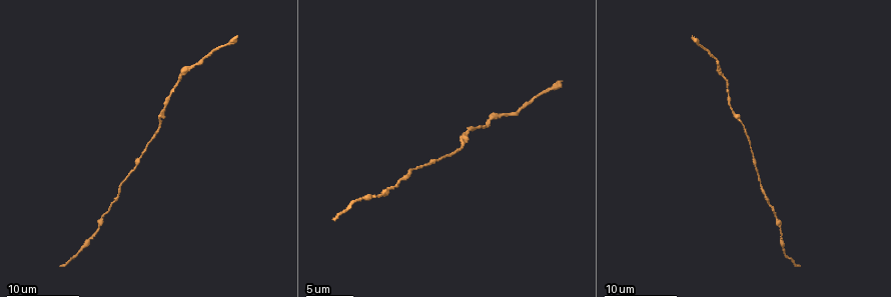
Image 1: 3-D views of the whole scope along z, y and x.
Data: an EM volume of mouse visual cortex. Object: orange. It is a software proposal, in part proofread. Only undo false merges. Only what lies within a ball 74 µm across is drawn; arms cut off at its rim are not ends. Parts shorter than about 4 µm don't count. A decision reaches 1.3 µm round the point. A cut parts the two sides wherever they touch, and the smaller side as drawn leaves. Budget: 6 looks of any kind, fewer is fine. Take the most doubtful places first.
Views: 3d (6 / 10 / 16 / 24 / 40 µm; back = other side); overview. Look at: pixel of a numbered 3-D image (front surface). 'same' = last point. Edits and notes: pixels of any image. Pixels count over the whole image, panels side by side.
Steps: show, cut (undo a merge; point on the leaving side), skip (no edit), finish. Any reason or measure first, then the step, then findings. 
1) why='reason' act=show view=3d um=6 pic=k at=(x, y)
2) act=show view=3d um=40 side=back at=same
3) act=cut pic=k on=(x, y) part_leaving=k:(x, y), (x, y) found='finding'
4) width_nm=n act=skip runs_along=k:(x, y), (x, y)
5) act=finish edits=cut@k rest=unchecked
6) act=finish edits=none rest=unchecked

why='sudden change in width' act=show view=3d um=6 pic=1 at=(134, 169)

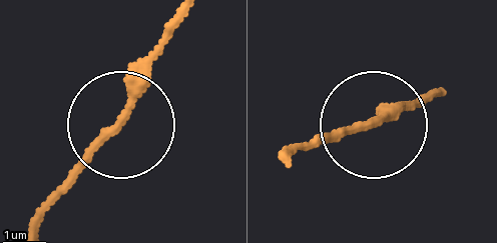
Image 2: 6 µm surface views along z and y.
act=show view=3d um=6 side=back pic=2 at=(117, 124)

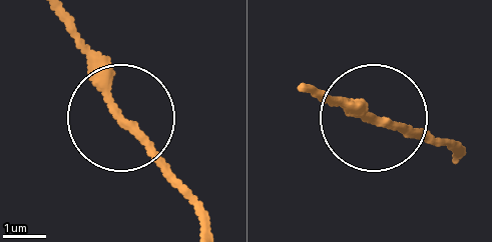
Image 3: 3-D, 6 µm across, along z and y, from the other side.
act=skip found='one cell here'

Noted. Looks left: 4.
why='thick turns thin' act=show view=3d um=10 pic=1 at=(729, 93)

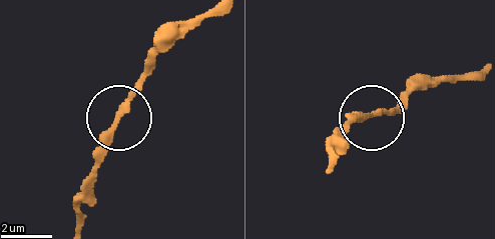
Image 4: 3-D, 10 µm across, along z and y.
act=show view=3d um=10 side=back pic=4 at=(116, 118)

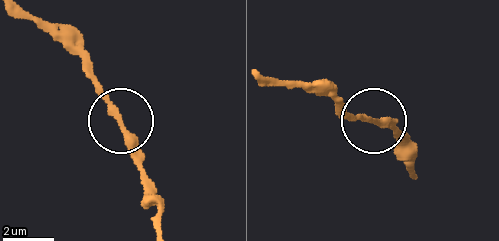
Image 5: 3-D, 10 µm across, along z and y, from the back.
act=skip runs_along=5:(158, 226), (158, 207), (137, 168), (130, 136), (90, 73) found='continuous, no second cell'

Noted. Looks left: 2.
why='calibre changes' act=show view=3d um=16 pic=1 at=(391, 187)

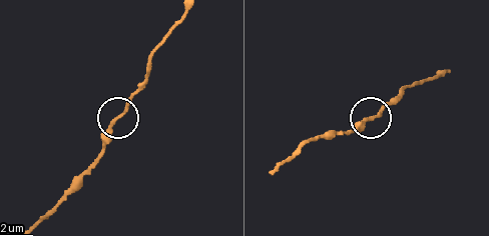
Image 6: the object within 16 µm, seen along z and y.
act=skip runs_along=6:(448, 71), (404, 90), (355, 130) found='continuous, no second cell'

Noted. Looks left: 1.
act=finish edits=none rest=unchecked

